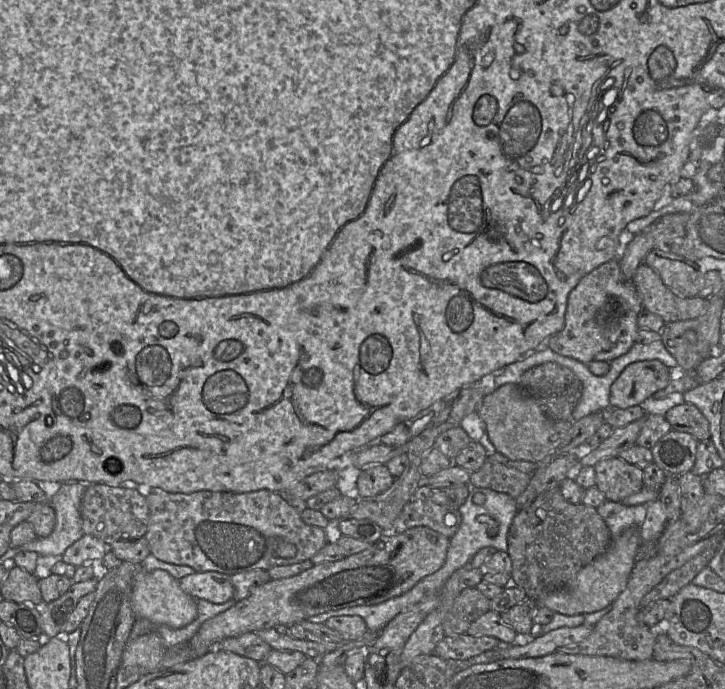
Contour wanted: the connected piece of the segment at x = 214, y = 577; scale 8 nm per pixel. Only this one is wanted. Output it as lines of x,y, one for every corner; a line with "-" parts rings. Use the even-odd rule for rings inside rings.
216,571
195,572
179,580
181,589
195,599
222,604
234,598
230,575

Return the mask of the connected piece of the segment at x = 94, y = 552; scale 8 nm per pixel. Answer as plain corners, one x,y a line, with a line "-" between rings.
84,534
65,550
61,560
75,567
99,563
109,550
110,547
104,542
92,535

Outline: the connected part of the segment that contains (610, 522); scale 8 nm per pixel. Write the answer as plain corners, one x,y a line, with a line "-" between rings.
606,499
596,509
608,527
611,539
629,528
641,526
646,519
646,505
628,506

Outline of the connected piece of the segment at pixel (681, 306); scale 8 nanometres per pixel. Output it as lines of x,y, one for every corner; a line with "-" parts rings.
642,263
632,279
642,300
642,308
662,318
665,323
692,320
706,313
709,299
700,295
679,297
648,265

